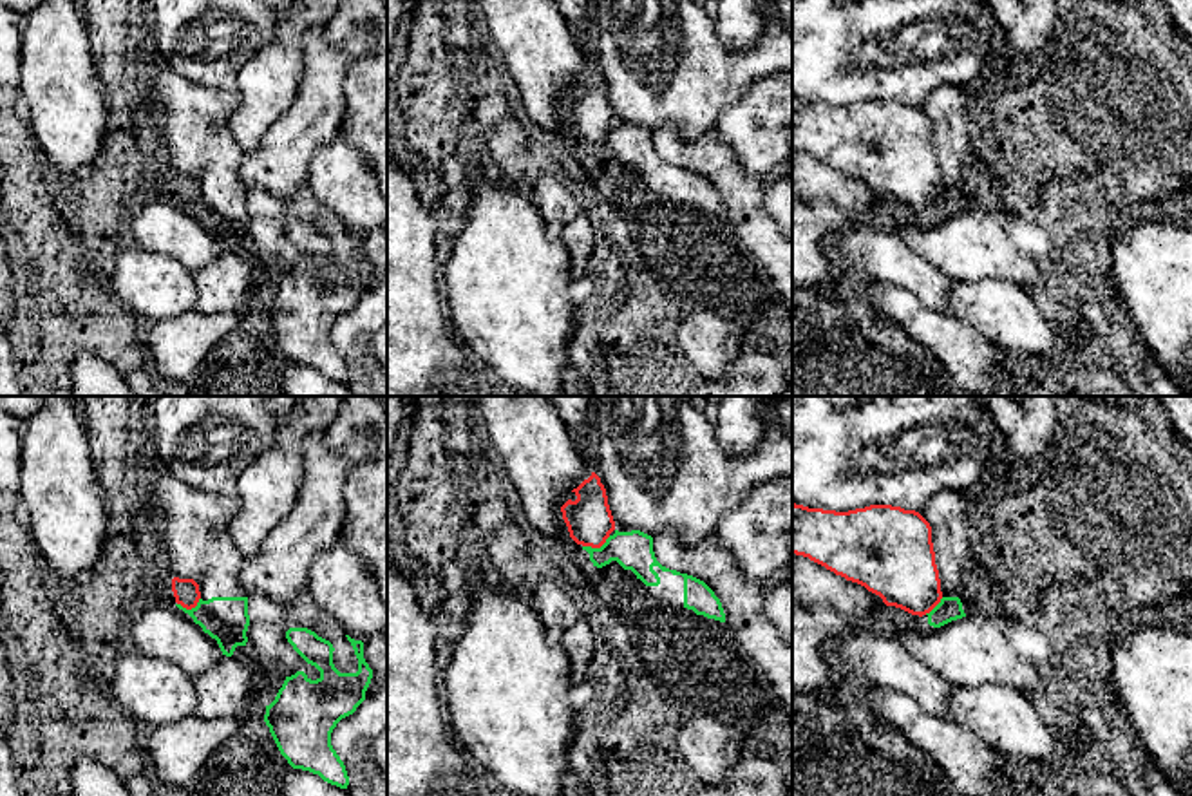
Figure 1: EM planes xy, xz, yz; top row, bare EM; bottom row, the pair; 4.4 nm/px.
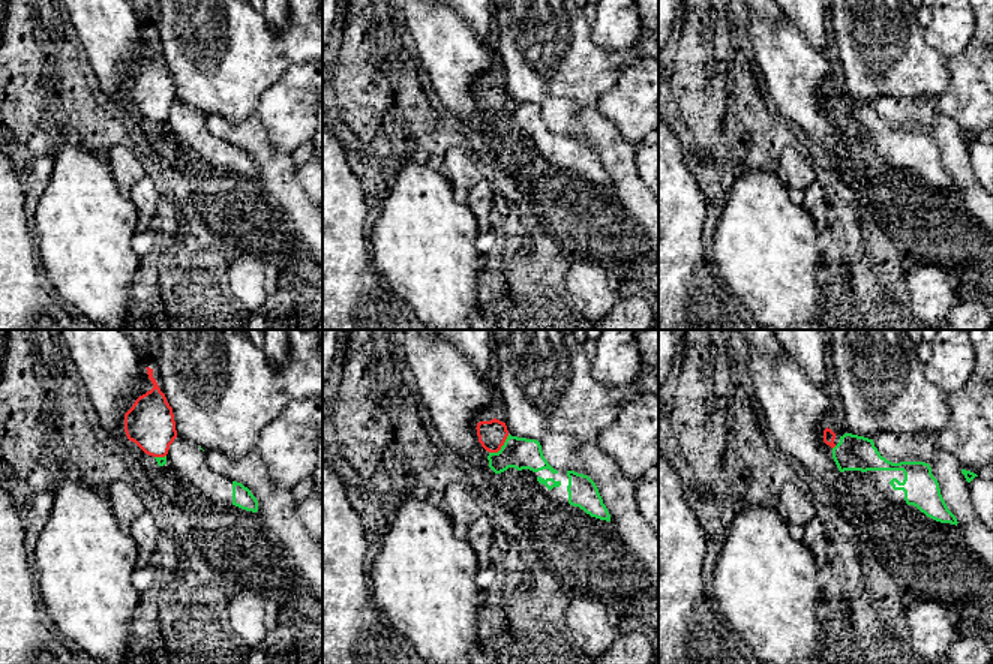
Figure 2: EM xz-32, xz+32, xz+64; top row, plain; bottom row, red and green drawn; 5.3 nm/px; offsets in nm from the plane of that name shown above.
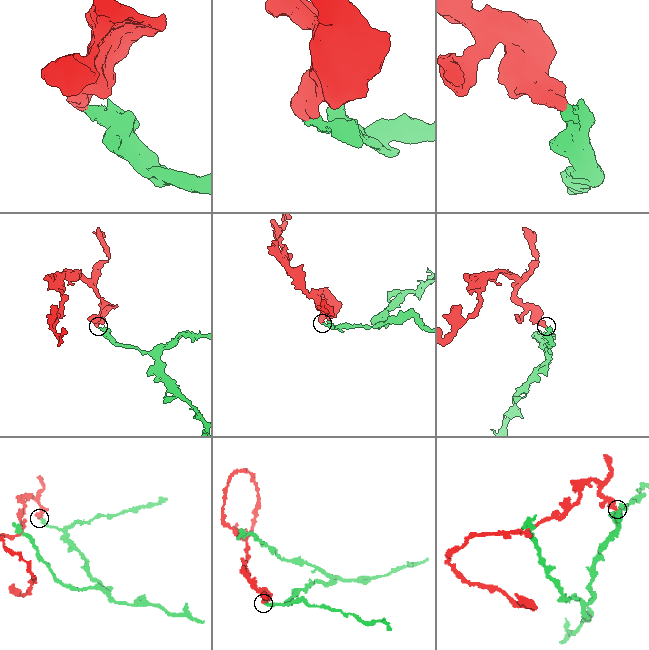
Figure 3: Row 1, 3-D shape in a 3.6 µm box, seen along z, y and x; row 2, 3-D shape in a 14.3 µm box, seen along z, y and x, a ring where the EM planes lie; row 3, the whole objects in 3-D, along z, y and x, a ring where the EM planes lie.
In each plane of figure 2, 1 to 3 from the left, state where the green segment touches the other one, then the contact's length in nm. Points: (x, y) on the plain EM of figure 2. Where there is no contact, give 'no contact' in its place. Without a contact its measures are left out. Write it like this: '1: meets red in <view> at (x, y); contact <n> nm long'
1: meets red in xz-32 at (159, 120); contact 70 nm long
2: meets red in xz+32 at (501, 110); contact 150 nm long
3: no contact

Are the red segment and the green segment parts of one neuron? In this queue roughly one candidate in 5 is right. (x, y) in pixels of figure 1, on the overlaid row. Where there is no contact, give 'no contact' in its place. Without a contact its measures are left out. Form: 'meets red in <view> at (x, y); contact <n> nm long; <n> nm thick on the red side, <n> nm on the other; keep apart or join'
meets red in xz at (596, 547); contact 140 nm long; 200 nm thick on the red side, 180 nm on the other; keep apart

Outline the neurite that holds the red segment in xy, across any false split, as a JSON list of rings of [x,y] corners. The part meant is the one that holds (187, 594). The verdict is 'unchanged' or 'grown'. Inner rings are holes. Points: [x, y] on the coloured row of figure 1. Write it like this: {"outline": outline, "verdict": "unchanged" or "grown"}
{"outline": [[[174,577],[172,592],[174,592],[175,602],[186,610],[195,608],[201,599],[199,584],[194,579]]], "verdict": "unchanged"}

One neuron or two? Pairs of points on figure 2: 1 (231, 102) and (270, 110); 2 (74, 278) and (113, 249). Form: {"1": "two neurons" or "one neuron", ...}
{"1": "two neurons", "2": "one neuron"}

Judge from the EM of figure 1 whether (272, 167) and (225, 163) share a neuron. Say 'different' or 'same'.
different

